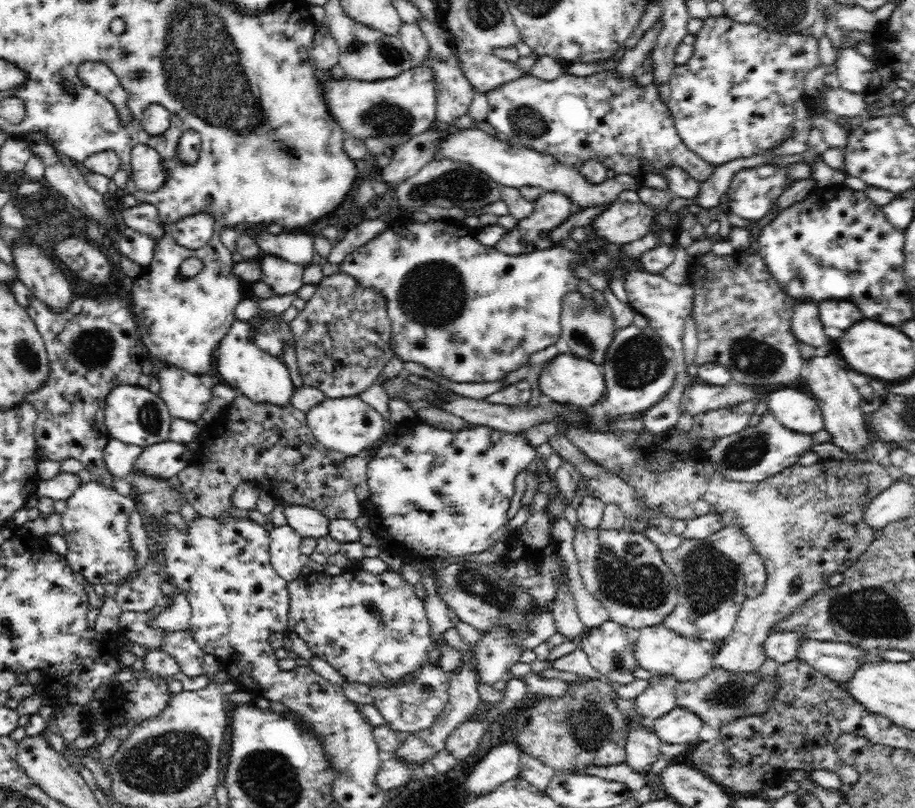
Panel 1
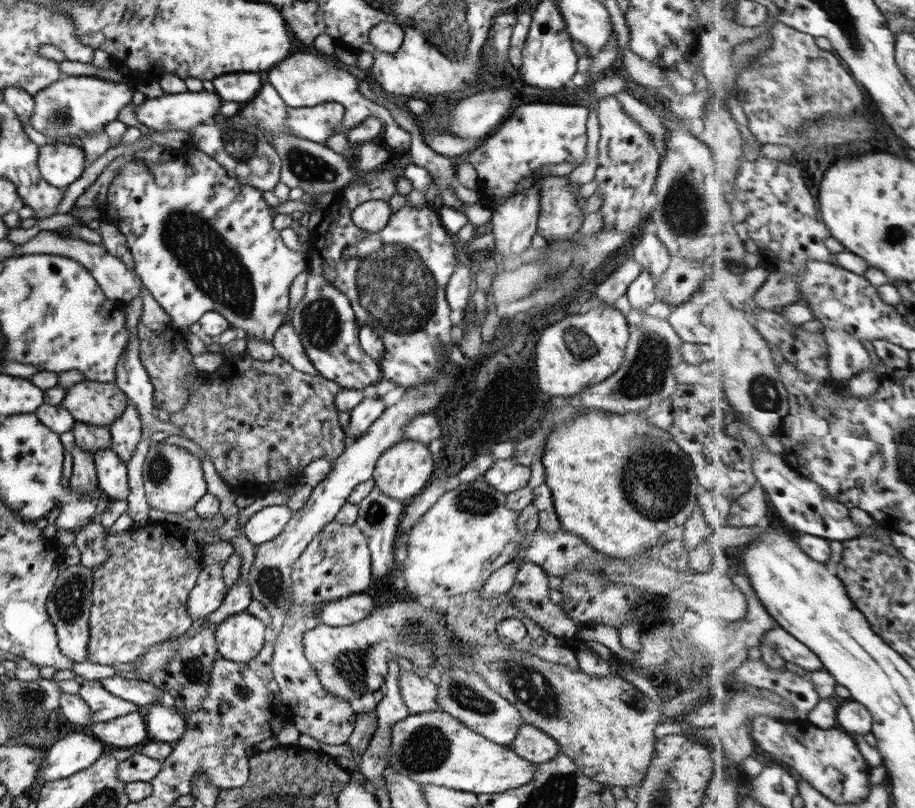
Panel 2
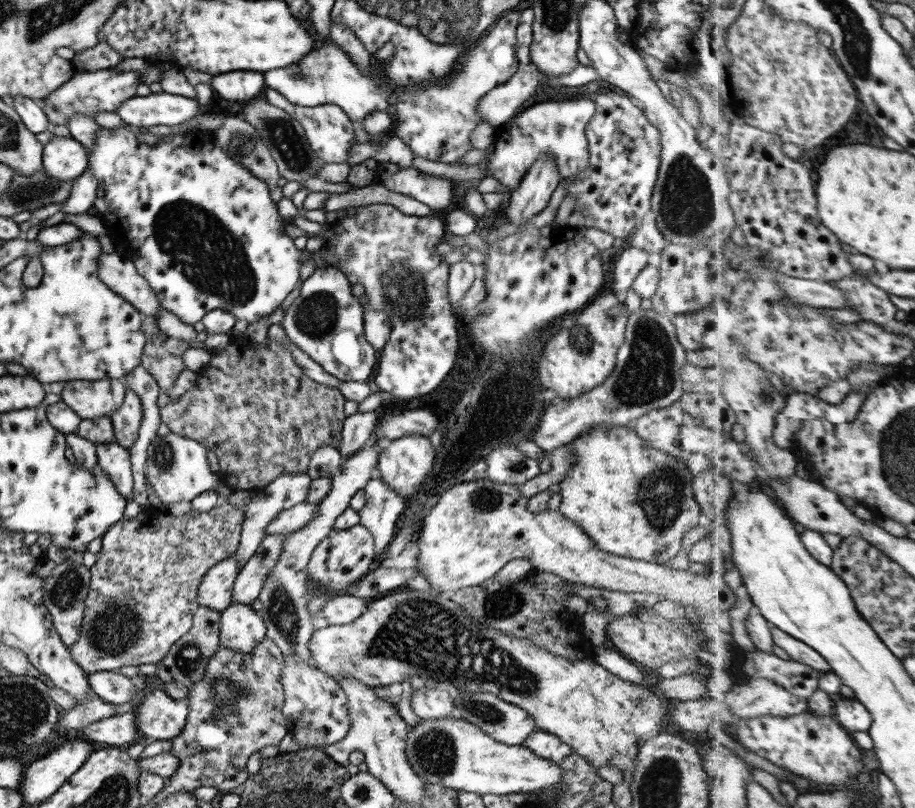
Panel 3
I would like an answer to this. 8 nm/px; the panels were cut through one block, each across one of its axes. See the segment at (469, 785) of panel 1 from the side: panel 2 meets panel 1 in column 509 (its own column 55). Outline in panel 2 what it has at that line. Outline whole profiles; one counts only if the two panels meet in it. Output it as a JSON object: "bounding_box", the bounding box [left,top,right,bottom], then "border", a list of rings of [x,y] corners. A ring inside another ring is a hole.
{"bounding_box":[37,730,104,785],"border":[[[86,730],[81,733],[67,734],[62,739],[53,742],[50,750],[46,748],[46,758],[44,758],[40,769],[38,769],[37,781],[44,785],[46,782],[54,782],[55,780],[60,780],[60,778],[71,777],[73,774],[92,766],[102,753],[104,753],[104,743]]]}

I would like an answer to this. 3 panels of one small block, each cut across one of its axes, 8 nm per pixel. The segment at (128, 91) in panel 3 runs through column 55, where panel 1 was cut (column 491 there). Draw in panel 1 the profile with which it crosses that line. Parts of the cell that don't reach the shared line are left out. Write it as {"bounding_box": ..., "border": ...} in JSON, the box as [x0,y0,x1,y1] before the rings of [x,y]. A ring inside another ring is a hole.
{"bounding_box":[485,69,717,184],"border":[[[614,69],[584,77],[562,73],[550,82],[525,74],[516,80],[502,83],[485,95],[489,105],[486,119],[489,125],[511,139],[524,141],[529,149],[554,156],[564,165],[578,168],[584,162],[598,158],[602,166],[614,170],[617,175],[635,175],[638,184],[642,183],[644,174],[652,172],[662,175],[662,170],[670,166],[685,170],[701,182],[708,180],[717,167],[700,158],[684,144],[675,128],[675,118],[671,115],[669,106],[660,99],[658,87],[654,83],[636,85],[634,77],[622,79]]]}

